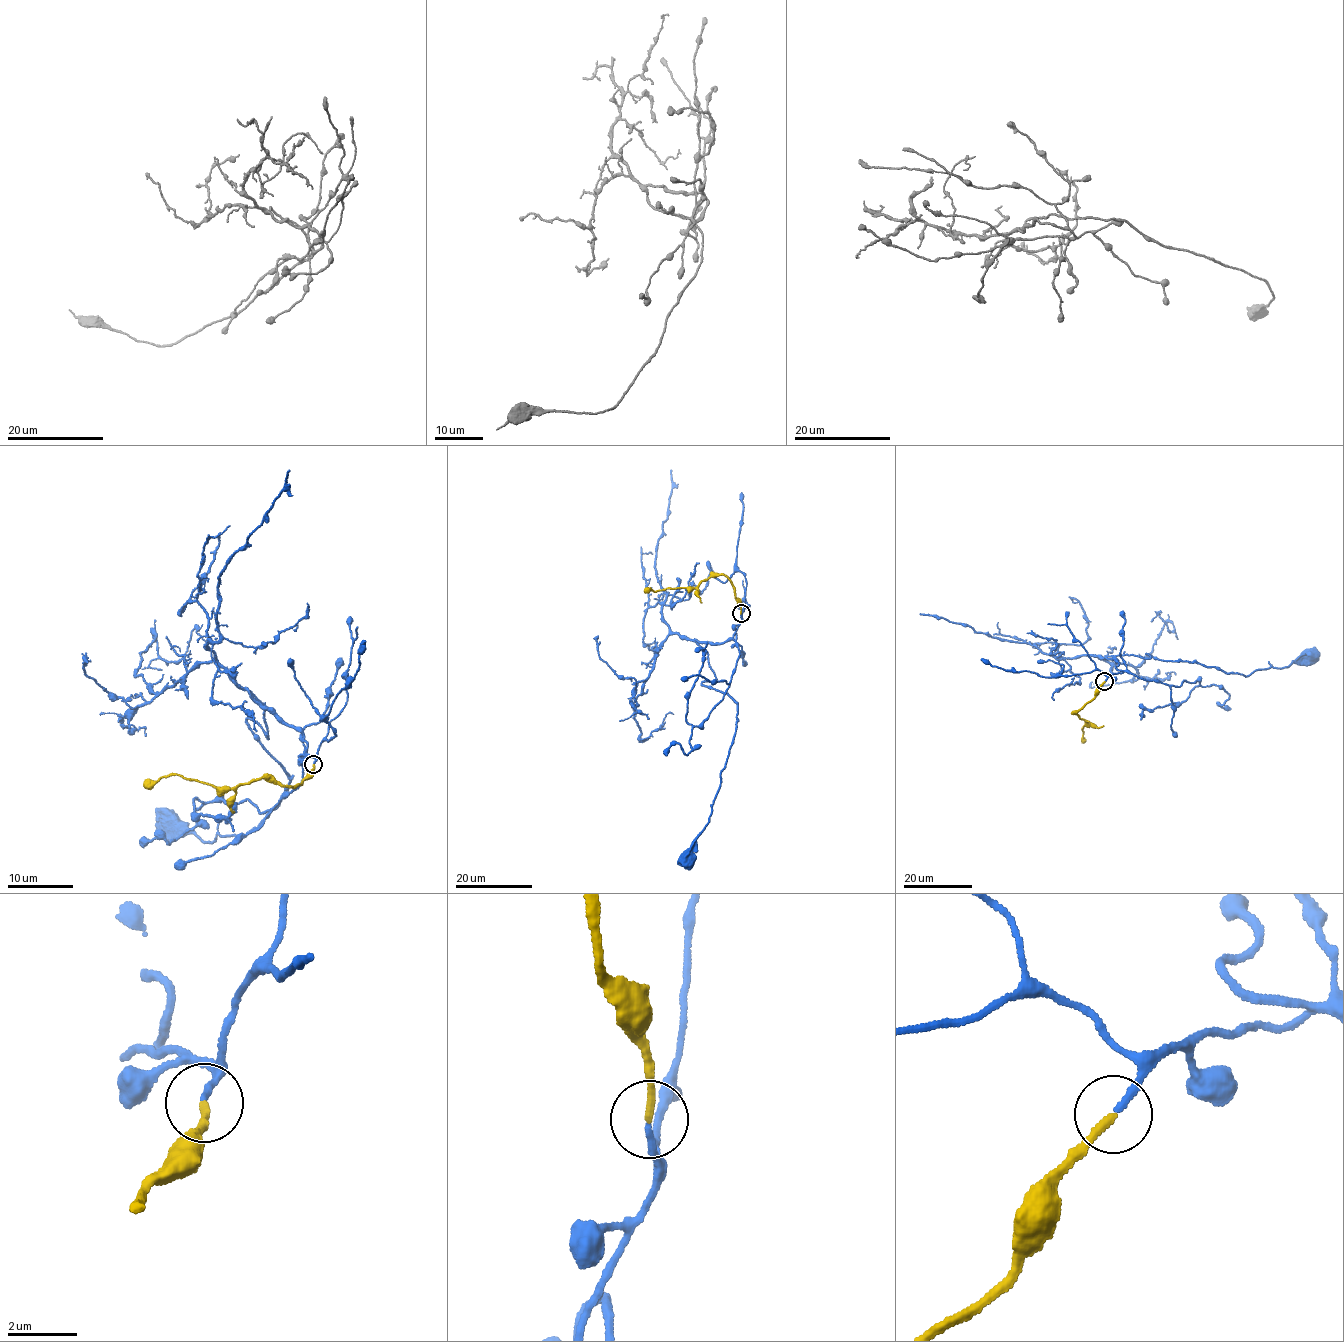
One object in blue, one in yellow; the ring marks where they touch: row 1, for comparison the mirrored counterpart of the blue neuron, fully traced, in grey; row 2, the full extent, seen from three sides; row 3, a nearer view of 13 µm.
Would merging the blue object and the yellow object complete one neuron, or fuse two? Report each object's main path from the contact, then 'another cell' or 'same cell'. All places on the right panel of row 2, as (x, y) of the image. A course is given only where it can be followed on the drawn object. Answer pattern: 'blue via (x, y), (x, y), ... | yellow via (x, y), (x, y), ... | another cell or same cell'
blue via (1104, 681), (1123, 672), (1106, 657), (1112, 655), (1147, 653), (1249, 676), (1310, 656) | yellow via (1104, 681), (1092, 699), (1075, 714), (1086, 722), (1082, 730), (1083, 742) | same cell

